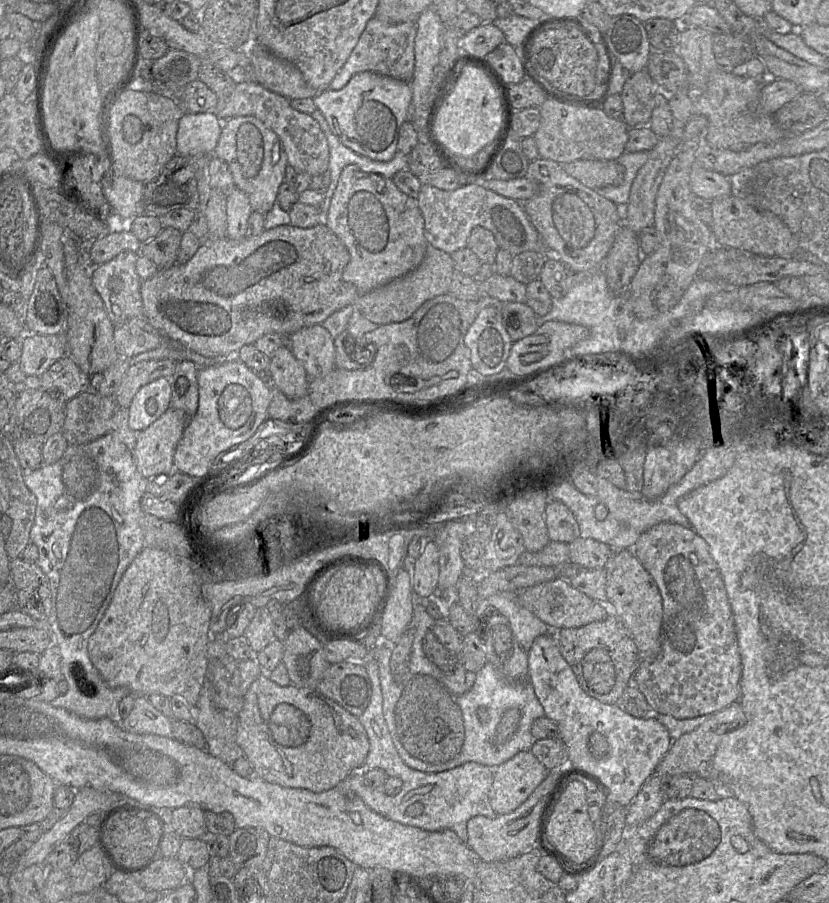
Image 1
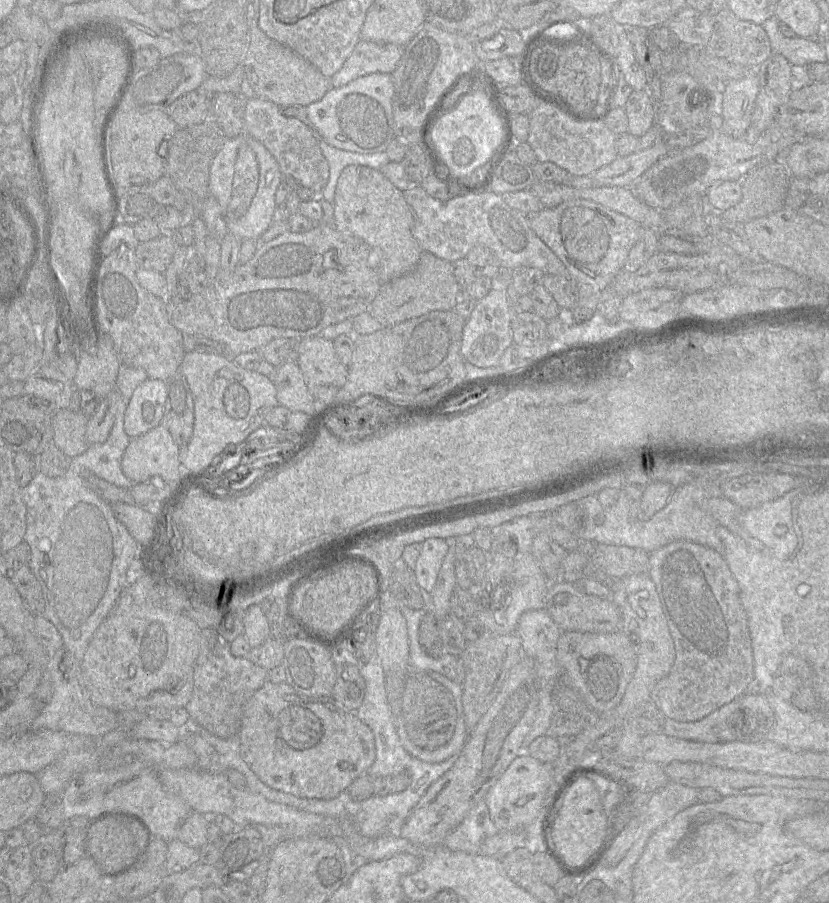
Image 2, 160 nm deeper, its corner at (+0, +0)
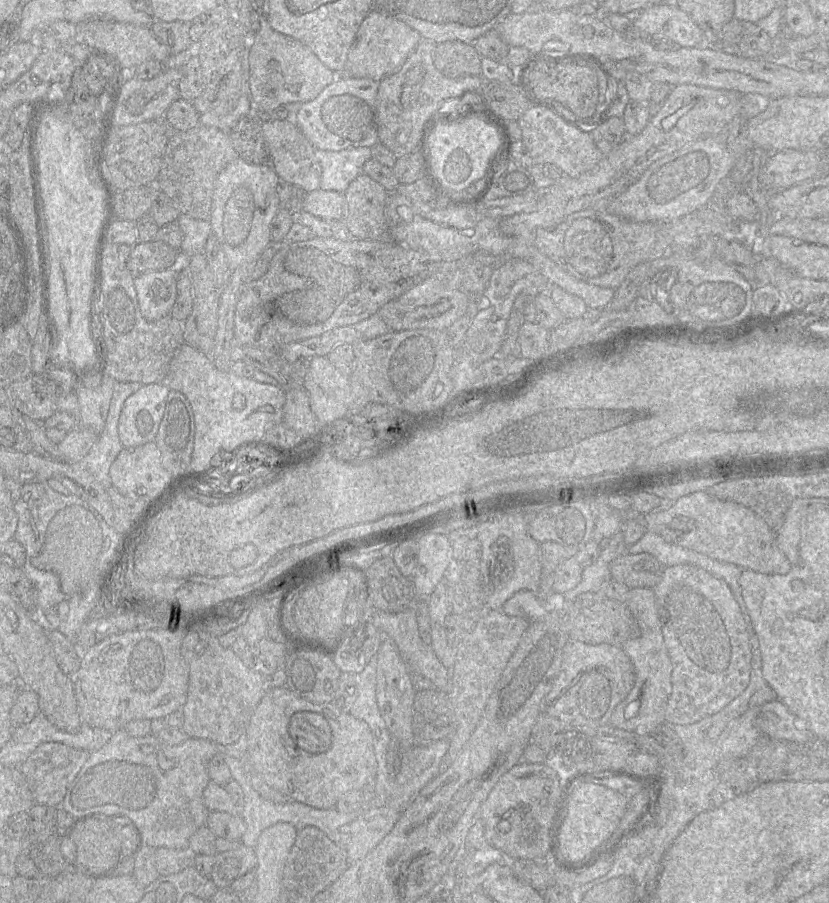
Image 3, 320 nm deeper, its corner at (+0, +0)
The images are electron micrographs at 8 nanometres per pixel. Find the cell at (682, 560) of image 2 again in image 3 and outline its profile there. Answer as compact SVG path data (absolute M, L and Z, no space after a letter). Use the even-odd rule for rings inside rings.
M690 564L664 567L661 580L653 591L664 643L672 663L672 690L665 721L692 724L720 711L748 686L752 658L749 631L728 585L702 568Z

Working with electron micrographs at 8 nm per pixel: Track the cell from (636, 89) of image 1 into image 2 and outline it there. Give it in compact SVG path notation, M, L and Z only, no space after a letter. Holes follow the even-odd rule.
M633 90L625 104L628 132L636 137L644 135L655 123L654 101L648 90Z

